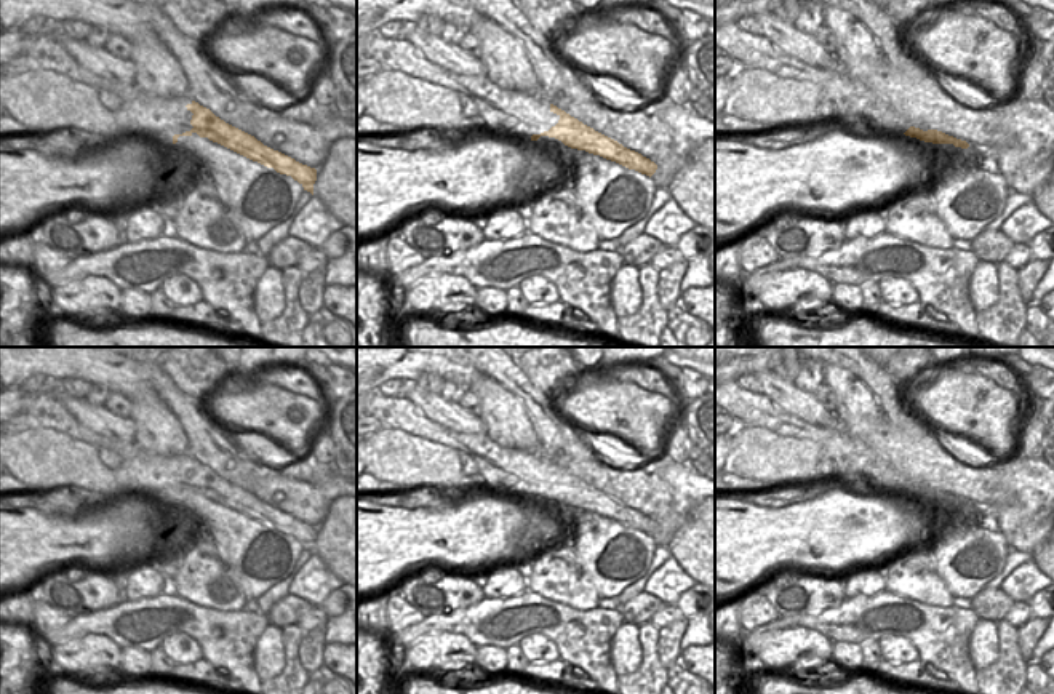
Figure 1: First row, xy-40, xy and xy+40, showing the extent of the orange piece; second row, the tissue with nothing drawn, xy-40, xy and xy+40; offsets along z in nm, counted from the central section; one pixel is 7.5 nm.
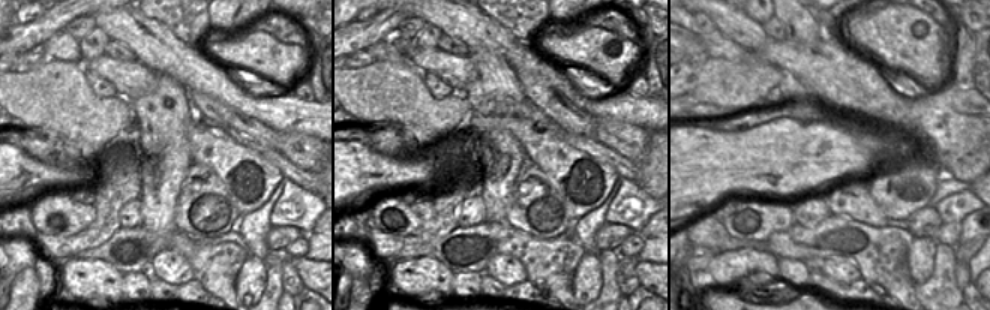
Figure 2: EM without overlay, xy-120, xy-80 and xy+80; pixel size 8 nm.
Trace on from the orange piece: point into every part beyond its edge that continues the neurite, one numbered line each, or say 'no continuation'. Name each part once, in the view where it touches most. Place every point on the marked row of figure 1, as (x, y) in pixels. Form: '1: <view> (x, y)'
1: xy (503, 111).

